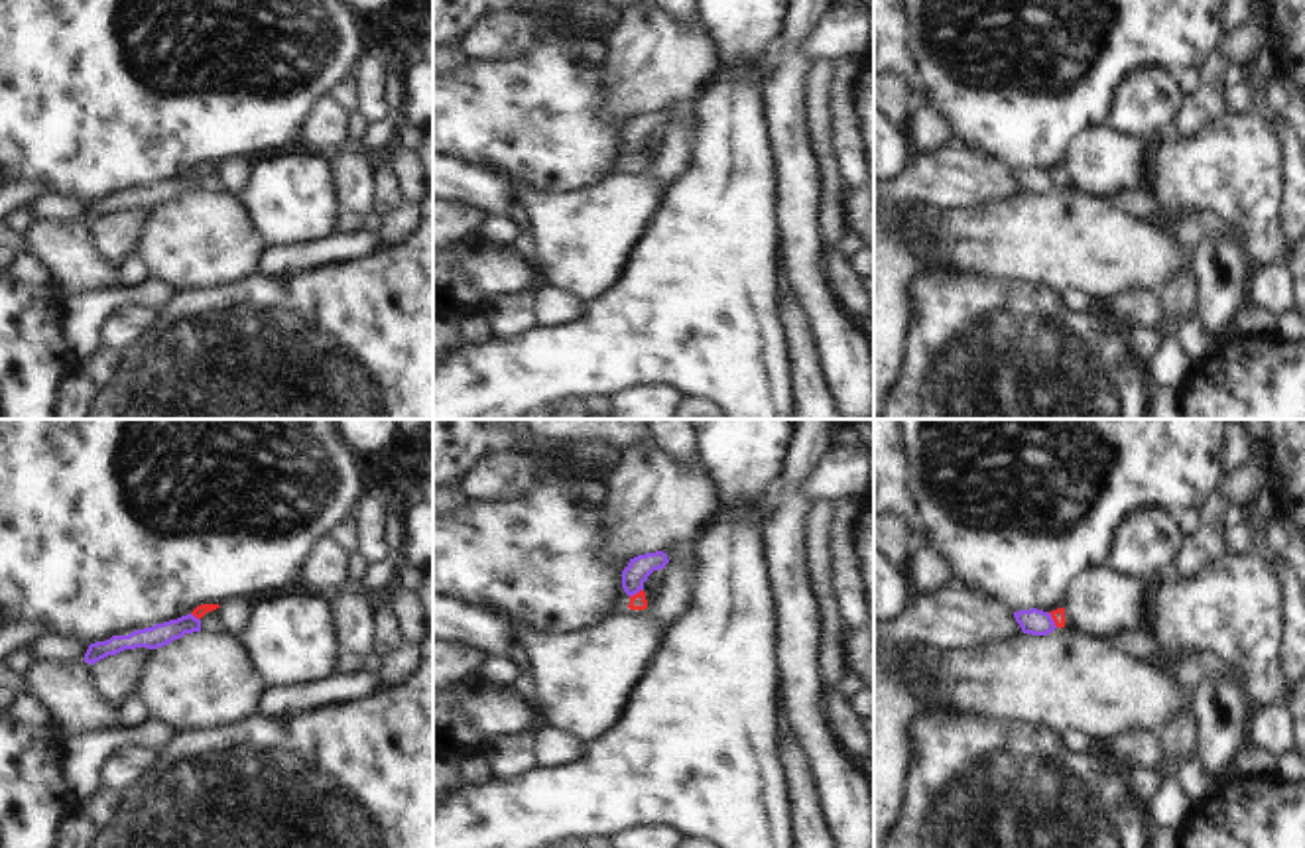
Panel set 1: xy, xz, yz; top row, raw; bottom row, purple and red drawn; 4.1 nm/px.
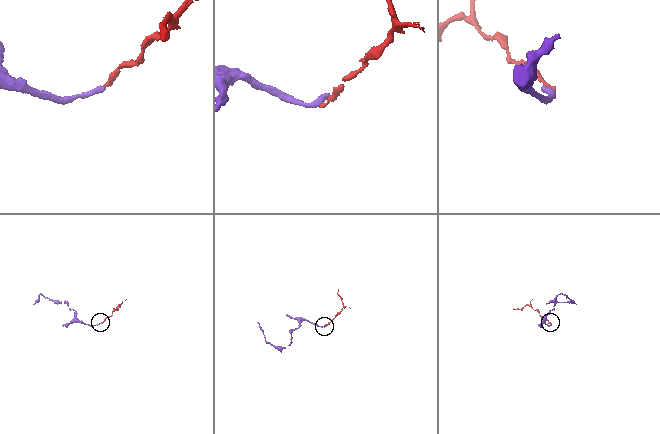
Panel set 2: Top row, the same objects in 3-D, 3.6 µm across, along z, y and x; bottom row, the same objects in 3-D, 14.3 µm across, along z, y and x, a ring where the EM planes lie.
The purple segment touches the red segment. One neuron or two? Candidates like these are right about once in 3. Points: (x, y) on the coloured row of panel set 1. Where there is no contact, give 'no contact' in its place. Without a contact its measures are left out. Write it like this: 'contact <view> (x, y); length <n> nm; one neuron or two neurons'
contact xz (636, 593); length 70 nm; two neurons

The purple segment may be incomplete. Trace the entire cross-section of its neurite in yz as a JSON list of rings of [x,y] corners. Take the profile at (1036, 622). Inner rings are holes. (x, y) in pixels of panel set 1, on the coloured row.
[[[1037,608],[1014,612],[1014,618],[1031,636],[1047,636],[1057,628],[1051,614]]]

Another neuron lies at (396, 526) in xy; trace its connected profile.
[[[392,512],[388,514],[386,539],[394,553],[402,551],[405,545],[405,519]]]

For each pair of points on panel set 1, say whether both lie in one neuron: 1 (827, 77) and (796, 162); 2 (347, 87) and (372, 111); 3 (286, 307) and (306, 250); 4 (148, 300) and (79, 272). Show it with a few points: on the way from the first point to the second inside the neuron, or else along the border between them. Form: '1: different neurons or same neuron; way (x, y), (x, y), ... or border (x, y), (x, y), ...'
1: different neurons; border (809, 75), (809, 134), (821, 168)
2: different neurons; border (353, 75), (359, 87), (359, 111)
3: different neurons; border (343, 264), (278, 276), (260, 272)
4: different neurons; border (126, 288), (75, 298)

